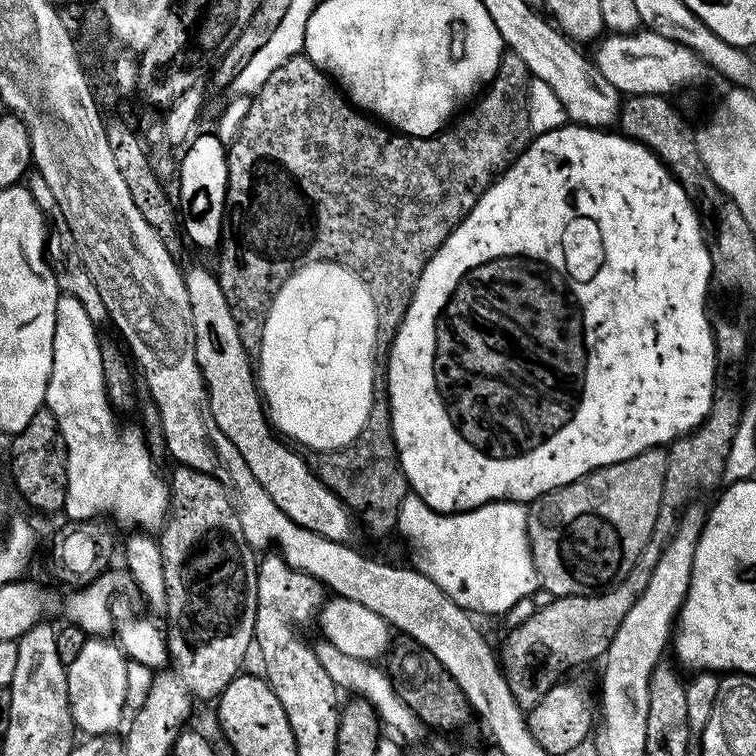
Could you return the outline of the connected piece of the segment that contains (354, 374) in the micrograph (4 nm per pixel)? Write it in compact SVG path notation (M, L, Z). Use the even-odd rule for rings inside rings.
M322 260L312 264L301 264L291 276L287 276L280 289L276 291L276 295L273 296L272 303L268 306L268 317L264 323L264 333L262 334L262 346L258 353L258 359L260 359L260 364L258 360L258 387L273 429L289 441L297 440L297 442L292 442L299 445L301 449L308 448L307 450L312 452L332 452L335 448L345 448L347 444L354 443L360 437L360 433L369 427L370 417L374 412L372 387L376 384L377 334L378 318L374 314L374 298L370 298L370 290L366 290L362 278L358 278L358 274L354 274L346 266L333 264L330 260Z

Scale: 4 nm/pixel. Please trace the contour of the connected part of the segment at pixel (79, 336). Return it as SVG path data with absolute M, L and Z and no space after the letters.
M65 296L58 298L55 307L54 346L52 347L52 373L46 390L44 403L54 414L62 430L68 455L68 485L63 515L74 522L95 521L97 518L113 516L127 530L143 530L156 534L164 527L168 518L169 485L160 477L156 464L152 461L152 452L144 441L144 436L136 428L120 429L117 413L108 400L102 374L101 341L96 340L97 325L92 323L90 314L78 302L78 298Z

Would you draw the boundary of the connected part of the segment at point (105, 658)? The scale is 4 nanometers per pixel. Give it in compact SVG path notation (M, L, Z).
M88 638L78 658L68 665L68 697L72 707L72 722L77 729L91 736L115 733L120 719L126 715L127 664L124 652L108 638Z

